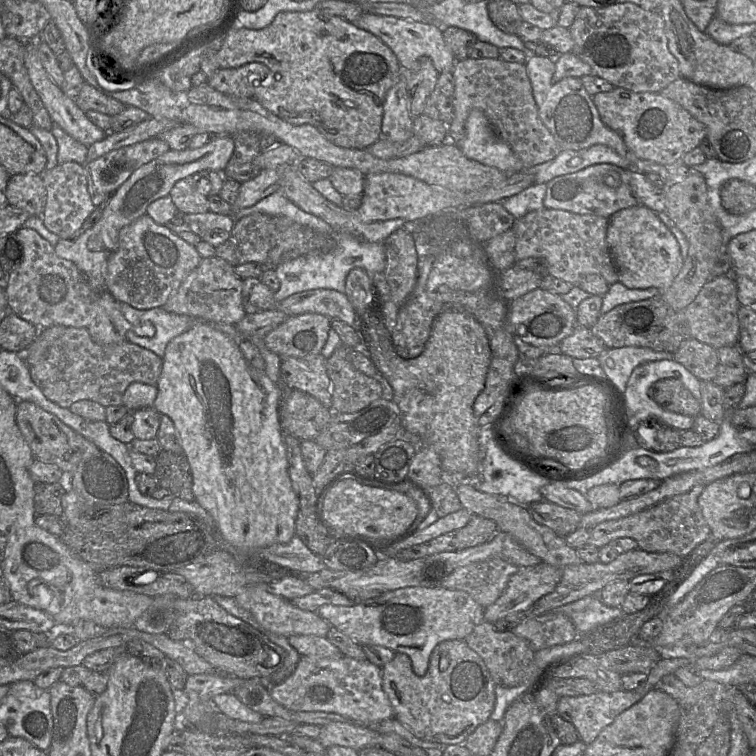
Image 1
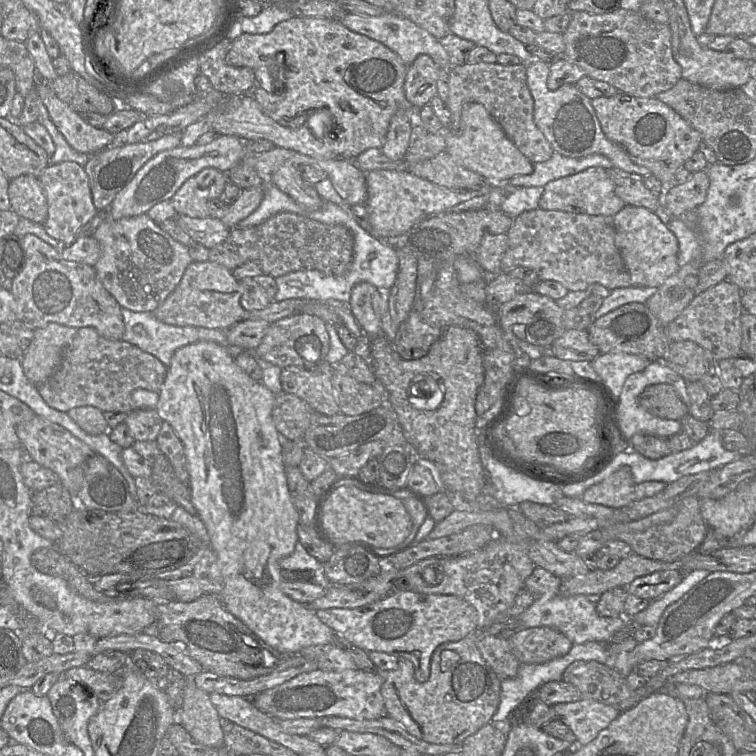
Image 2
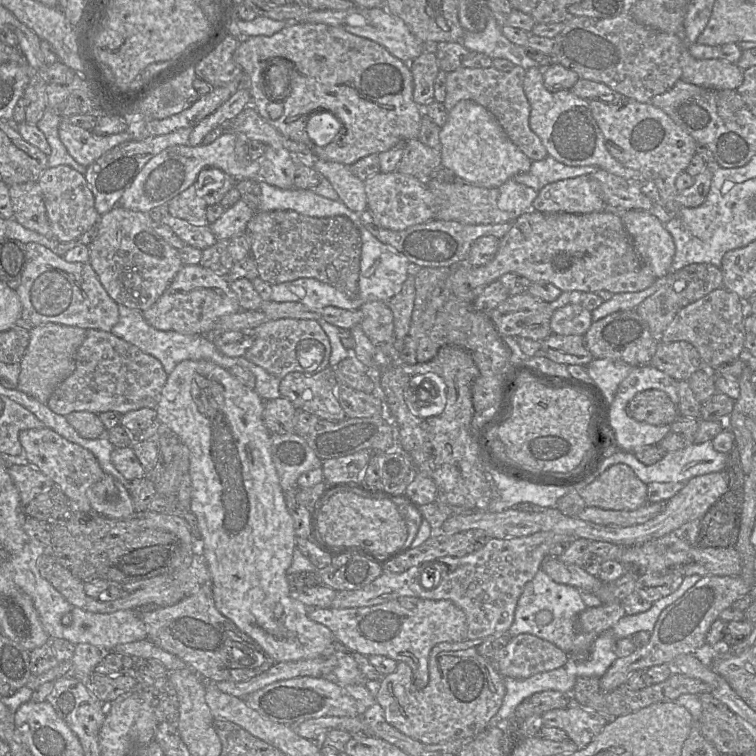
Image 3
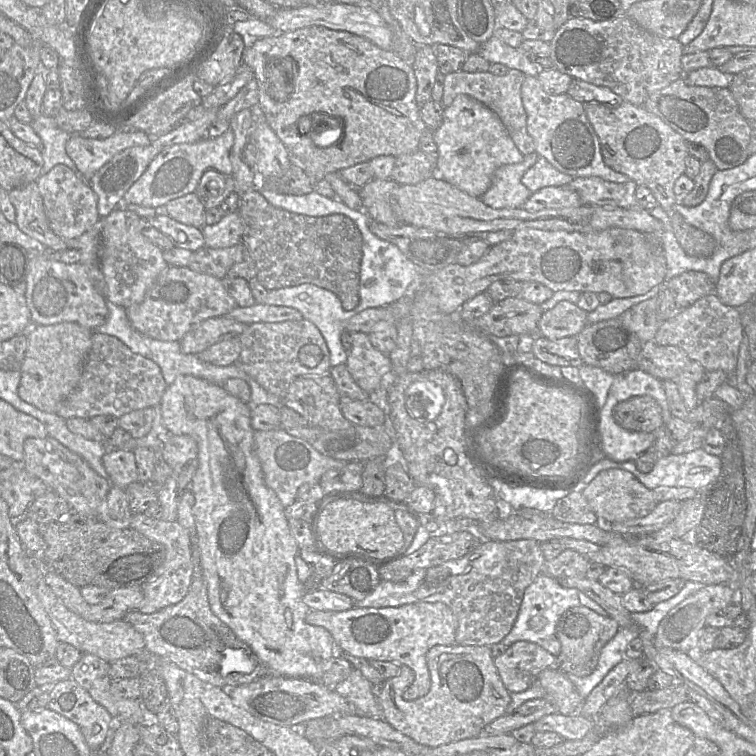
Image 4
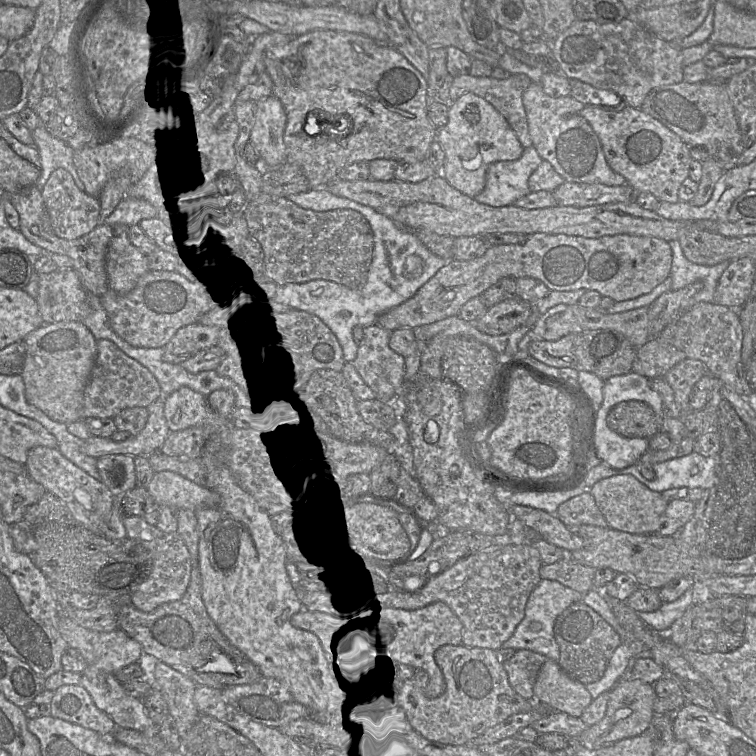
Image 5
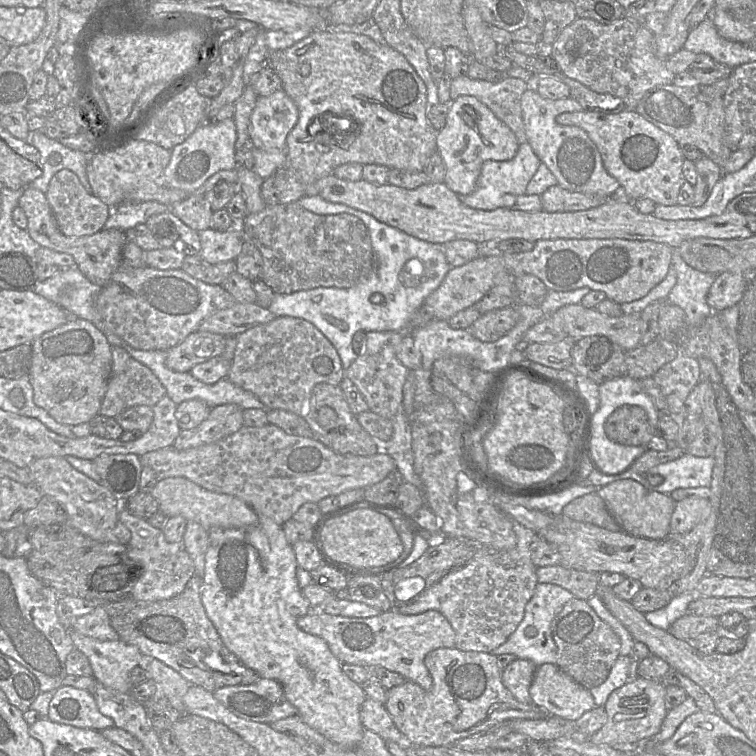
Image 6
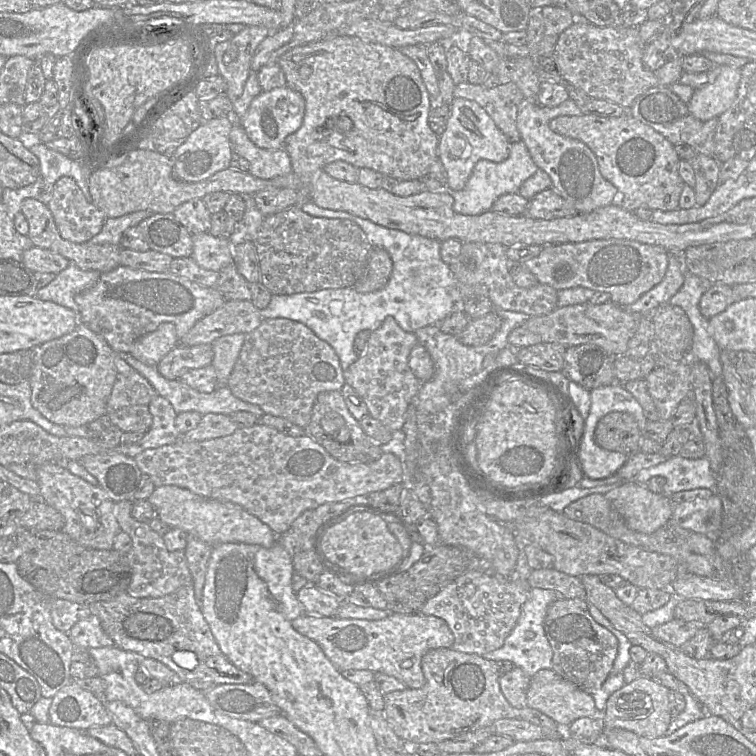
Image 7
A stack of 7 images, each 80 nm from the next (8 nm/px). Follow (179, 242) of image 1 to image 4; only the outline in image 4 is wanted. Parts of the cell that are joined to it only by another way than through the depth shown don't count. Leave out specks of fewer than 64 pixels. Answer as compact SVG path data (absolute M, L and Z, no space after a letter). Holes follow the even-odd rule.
M114 209L103 221L100 267L107 284L107 299L123 308L143 301L147 290L167 269L163 251L140 231L141 218L126 209Z

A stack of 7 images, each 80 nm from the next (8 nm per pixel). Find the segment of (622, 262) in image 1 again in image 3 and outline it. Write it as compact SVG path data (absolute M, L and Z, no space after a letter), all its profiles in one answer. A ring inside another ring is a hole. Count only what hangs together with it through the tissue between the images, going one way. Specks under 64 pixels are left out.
M642 210L622 211L620 217L643 264L657 279L664 279L675 255L674 240L664 224Z

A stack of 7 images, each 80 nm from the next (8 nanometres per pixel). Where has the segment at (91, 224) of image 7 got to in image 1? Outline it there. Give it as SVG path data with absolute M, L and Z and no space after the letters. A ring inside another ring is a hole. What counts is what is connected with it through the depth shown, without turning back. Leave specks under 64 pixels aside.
M65 162L51 170L45 170L41 176L47 191L46 204L41 216L45 227L60 239L74 238L95 209L88 191L84 166L76 162Z

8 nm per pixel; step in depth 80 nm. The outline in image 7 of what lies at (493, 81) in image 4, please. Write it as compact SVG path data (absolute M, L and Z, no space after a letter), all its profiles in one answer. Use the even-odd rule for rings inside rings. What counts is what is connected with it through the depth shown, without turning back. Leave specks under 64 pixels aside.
M466 81L455 85L453 97L476 102L488 113L510 143L521 141L516 118L518 106L524 97L513 82L488 89L483 84L471 84Z

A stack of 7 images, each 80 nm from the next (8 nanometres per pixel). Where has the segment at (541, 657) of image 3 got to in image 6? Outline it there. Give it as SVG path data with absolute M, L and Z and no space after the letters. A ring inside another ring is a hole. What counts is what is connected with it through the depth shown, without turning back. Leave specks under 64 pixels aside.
M516 658L504 669L503 684L519 702L531 703L530 686L536 671L533 662Z

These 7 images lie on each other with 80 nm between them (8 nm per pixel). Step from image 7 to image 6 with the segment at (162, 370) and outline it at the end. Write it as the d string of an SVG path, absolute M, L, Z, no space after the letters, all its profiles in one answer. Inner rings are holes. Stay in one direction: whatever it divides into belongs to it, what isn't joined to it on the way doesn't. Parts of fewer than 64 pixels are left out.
M196 330L168 350L166 366L176 372L189 372L195 365L221 355L226 336Z

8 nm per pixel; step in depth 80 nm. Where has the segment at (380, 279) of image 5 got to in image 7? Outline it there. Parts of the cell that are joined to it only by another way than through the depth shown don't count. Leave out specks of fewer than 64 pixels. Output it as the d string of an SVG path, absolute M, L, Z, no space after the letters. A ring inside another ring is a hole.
M312 201L305 203L301 209L313 217L348 219L356 223L372 247L383 248L389 253L393 262L389 281L383 289L369 293L345 287L272 294L267 307L260 310L264 319L287 318L303 323L334 349L344 371L359 357L353 349L353 341L359 331L374 331L387 316L392 316L404 331L414 332L427 325L439 324L454 311L454 301L450 296L454 277L449 264L441 259L440 241L383 227L345 211L324 209Z

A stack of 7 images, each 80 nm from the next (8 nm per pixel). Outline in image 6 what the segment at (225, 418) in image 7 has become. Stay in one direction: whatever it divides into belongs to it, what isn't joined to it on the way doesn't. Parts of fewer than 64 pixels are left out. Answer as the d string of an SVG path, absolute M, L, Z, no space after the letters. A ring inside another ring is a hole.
M222 404L212 408L208 417L197 427L182 430L172 446L177 450L186 450L219 441L236 433L243 426L243 410L237 404Z

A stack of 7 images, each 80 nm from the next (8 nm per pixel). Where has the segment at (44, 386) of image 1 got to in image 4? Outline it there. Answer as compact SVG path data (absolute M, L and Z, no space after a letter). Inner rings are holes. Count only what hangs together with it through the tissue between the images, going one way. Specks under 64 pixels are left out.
M93 331L92 346L79 383L59 405L56 414L65 420L73 417L92 419L99 415L112 415L120 418L131 411L159 405L167 387L161 369L154 361L134 353L115 336Z

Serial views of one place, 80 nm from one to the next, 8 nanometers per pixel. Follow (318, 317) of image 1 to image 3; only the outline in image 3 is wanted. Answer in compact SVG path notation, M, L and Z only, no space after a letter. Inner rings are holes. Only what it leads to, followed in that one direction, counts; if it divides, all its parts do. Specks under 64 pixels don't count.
M295 318L269 320L254 330L254 342L244 357L279 379L290 372L315 374L329 366L331 353L329 338L317 320Z

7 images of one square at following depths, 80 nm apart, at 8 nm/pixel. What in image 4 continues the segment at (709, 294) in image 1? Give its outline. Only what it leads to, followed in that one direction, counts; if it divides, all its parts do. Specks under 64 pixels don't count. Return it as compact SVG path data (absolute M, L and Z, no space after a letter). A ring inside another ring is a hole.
M712 293L697 300L677 316L664 321L654 340L659 345L673 345L682 348L692 361L699 362L707 371L722 370L732 376L737 368L738 353L744 335L742 309L724 304L716 293Z

